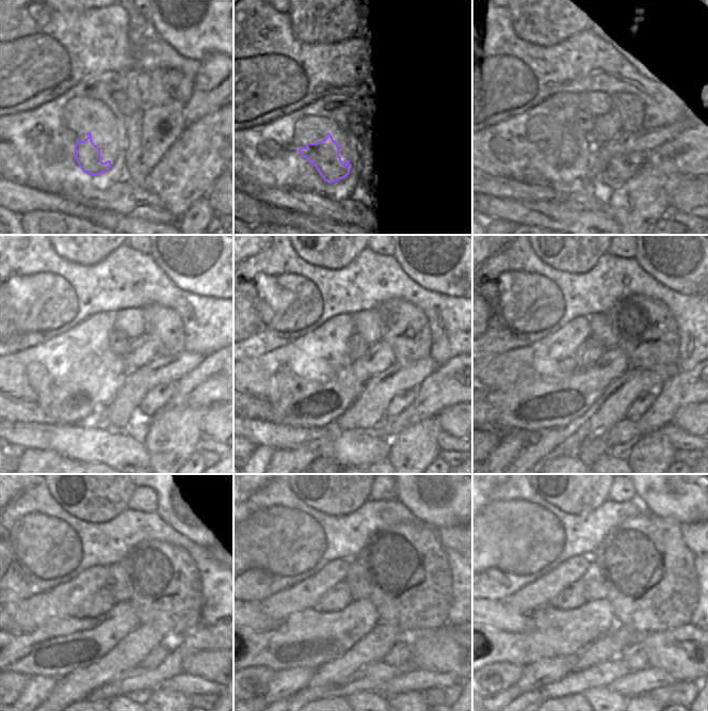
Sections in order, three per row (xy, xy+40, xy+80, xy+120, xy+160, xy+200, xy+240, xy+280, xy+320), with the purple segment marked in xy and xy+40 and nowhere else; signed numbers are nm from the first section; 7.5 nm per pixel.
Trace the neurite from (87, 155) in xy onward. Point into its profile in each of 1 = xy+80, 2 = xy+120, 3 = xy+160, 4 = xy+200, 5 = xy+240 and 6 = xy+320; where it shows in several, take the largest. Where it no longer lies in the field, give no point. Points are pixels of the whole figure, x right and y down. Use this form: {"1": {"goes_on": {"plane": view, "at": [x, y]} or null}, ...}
{"1": {"goes_on": {"plane": "xy+80", "at": [561, 162]}}, "2": {"goes_on": {"plane": "xy+120", "at": [82, 403]}}, "3": {"goes_on": {"plane": "xy+160", "at": [318, 404]}}, "4": {"goes_on": {"plane": "xy+200", "at": [549, 406]}}, "5": {"goes_on": {"plane": "xy+240", "at": [73, 644]}}, "6": {"goes_on": {"plane": "xy+320", "at": [557, 632]}}}

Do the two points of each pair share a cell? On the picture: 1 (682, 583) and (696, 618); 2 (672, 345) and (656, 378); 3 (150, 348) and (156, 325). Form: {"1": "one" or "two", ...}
{"1": "two", "2": "two", "3": "two"}

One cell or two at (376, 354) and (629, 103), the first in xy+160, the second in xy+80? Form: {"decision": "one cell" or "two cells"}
{"decision": "one cell"}

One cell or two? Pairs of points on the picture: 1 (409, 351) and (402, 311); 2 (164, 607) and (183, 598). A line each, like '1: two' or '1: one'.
1: one
2: one

